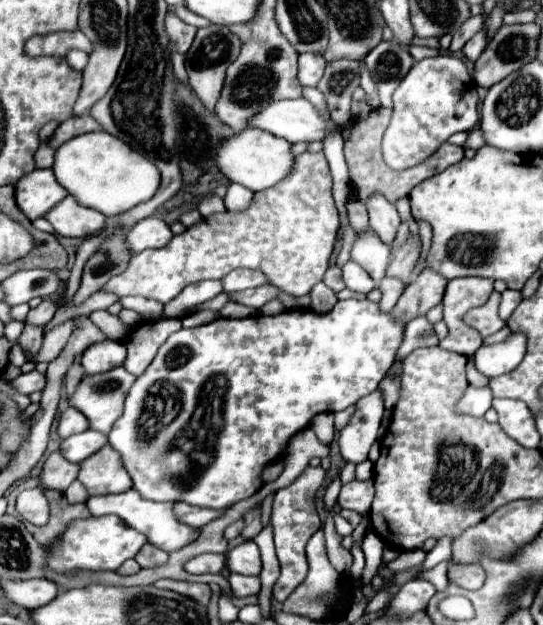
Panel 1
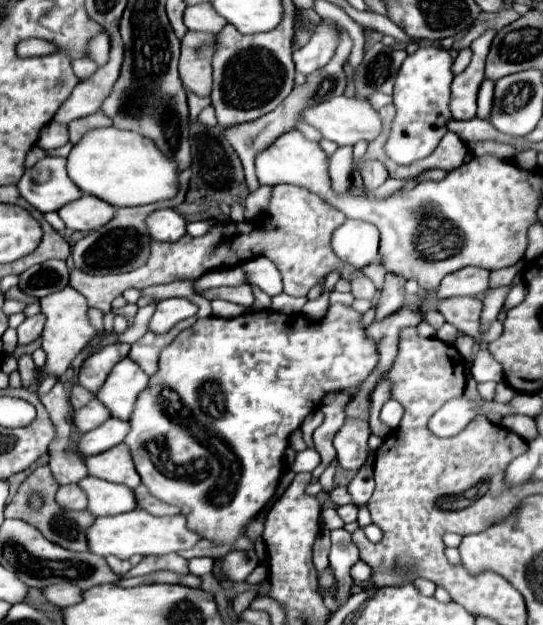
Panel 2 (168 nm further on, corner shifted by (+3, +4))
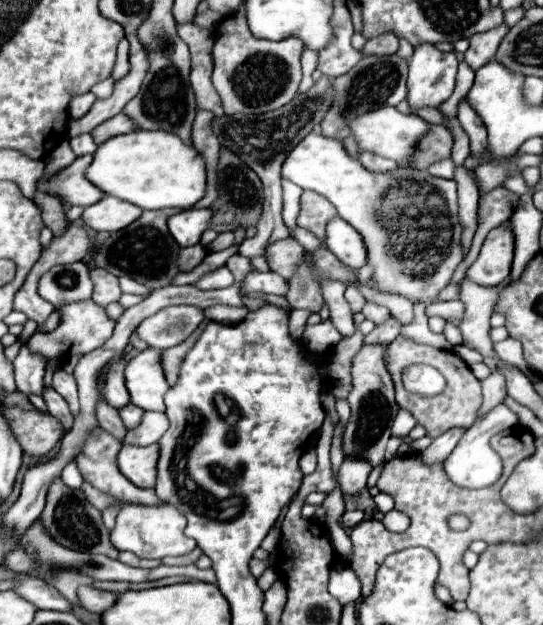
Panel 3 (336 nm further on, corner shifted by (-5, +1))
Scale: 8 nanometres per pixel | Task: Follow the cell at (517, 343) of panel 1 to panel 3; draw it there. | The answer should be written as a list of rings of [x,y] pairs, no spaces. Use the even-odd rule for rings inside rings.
[[[494,370],[488,378],[484,378],[482,380],[482,394],[484,394],[484,404],[478,412],[478,416],[486,414],[492,406],[496,406],[504,400],[504,396],[506,396],[506,378],[504,378],[504,374]]]

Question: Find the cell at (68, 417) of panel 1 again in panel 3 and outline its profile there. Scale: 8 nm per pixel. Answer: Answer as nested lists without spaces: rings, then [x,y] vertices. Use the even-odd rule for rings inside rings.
[[[128,404],[128,406],[120,408],[120,410],[118,410],[118,414],[120,414],[120,418],[122,418],[124,426],[126,426],[126,428],[132,428],[132,426],[138,426],[138,424],[140,424],[140,418],[142,418],[144,410],[136,410],[136,406]]]

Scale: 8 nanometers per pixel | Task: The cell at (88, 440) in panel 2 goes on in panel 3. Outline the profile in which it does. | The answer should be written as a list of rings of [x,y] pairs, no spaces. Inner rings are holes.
[[[146,412],[142,416],[140,426],[130,428],[122,440],[122,444],[134,444],[134,446],[148,446],[154,444],[160,434],[168,430],[168,418],[164,418],[162,412]]]

